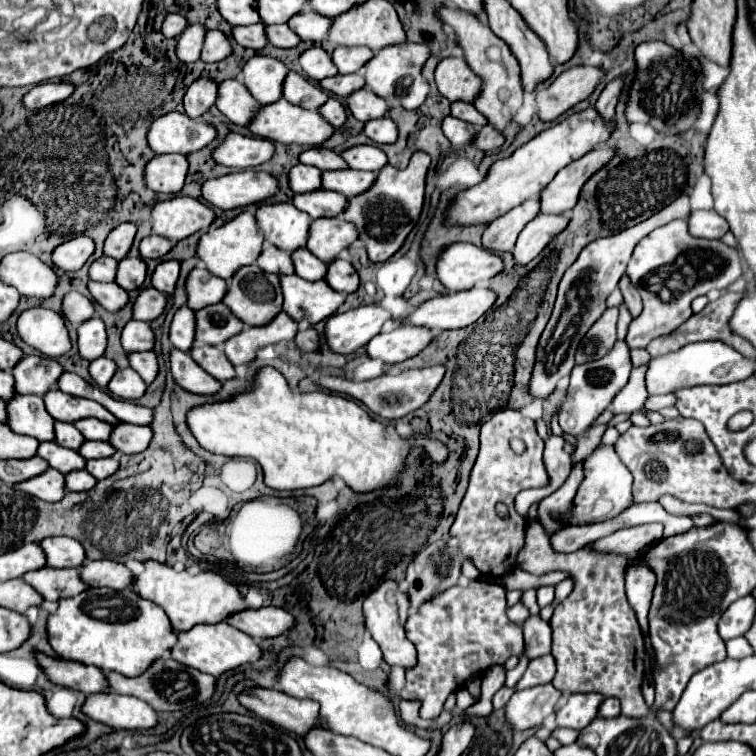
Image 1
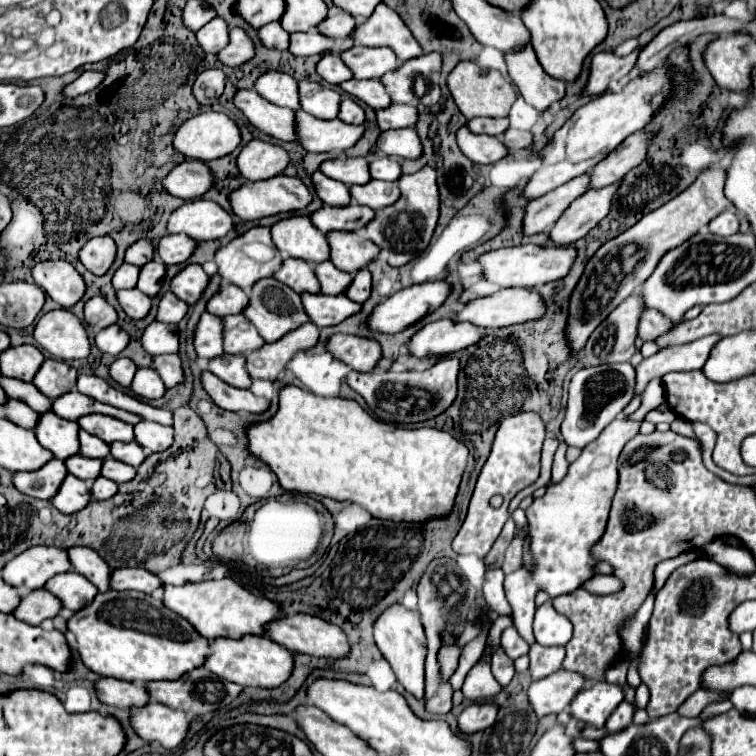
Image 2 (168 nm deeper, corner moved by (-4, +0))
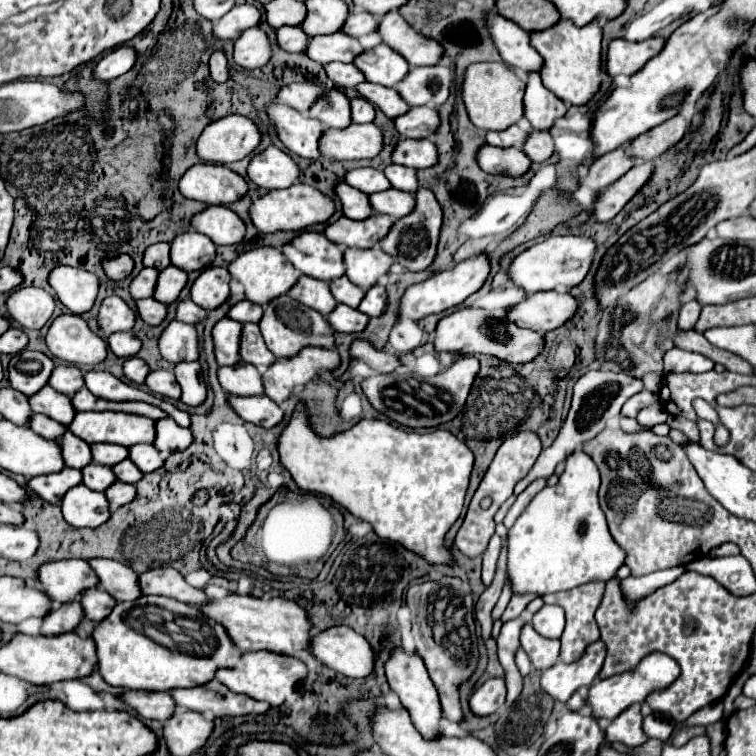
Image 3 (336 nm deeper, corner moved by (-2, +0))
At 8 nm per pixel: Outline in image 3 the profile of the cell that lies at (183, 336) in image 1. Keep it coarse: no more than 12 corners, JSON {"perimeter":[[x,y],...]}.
{"perimeter":[[222,317],[214,329],[218,365],[238,363],[242,323]]}

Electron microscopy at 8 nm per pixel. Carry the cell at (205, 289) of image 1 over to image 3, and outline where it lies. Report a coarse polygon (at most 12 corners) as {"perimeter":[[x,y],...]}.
{"perimeter":[[248,301],[230,307],[228,317],[258,323],[262,307]]}

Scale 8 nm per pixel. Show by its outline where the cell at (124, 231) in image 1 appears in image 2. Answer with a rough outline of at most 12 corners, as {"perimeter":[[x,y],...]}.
{"perimeter":[[148,239],[128,247],[126,261],[146,265],[156,257]]}

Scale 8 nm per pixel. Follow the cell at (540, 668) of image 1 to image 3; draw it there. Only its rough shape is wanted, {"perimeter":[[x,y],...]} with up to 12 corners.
{"perimeter":[[530,623],[520,631],[534,669],[558,663],[560,641],[538,635]]}

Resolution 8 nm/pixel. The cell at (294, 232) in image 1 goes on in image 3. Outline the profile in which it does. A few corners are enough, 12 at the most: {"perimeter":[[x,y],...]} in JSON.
{"perimeter":[[316,231],[282,253],[298,273],[332,281],[346,273],[340,247]]}

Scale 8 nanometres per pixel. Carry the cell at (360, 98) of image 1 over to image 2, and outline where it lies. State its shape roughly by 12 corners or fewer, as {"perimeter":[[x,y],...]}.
{"perimeter":[[392,105],[376,111],[382,131],[406,129],[418,123],[418,109]]}

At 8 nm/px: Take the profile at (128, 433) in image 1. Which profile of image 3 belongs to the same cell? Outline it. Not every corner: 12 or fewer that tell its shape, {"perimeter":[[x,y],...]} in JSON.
{"perimeter":[[174,419],[156,421],[154,447],[162,457],[190,445],[190,429]]}

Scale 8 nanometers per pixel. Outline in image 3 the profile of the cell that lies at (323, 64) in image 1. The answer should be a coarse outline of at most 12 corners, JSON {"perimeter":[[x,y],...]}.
{"perimeter":[[328,63],[338,87],[356,87],[364,75],[352,63]]}

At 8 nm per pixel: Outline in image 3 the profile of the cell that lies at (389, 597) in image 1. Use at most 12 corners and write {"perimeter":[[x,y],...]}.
{"perimeter":[[402,645],[384,669],[426,739],[440,733],[436,687],[418,653]]}

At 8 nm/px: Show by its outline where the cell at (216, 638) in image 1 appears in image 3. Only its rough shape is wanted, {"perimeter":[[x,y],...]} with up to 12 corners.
{"perimeter":[[270,651],[244,653],[216,679],[270,705],[296,695],[306,665]]}

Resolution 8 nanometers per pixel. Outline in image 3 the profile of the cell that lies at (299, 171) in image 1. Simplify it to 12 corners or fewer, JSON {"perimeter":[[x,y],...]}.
{"perimeter":[[338,183],[336,197],[350,219],[366,219],[372,215],[368,195]]}

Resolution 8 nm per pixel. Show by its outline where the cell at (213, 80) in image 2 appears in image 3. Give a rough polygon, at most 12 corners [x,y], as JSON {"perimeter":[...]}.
{"perimeter":[[222,51],[210,57],[210,77],[228,81],[228,61]]}

